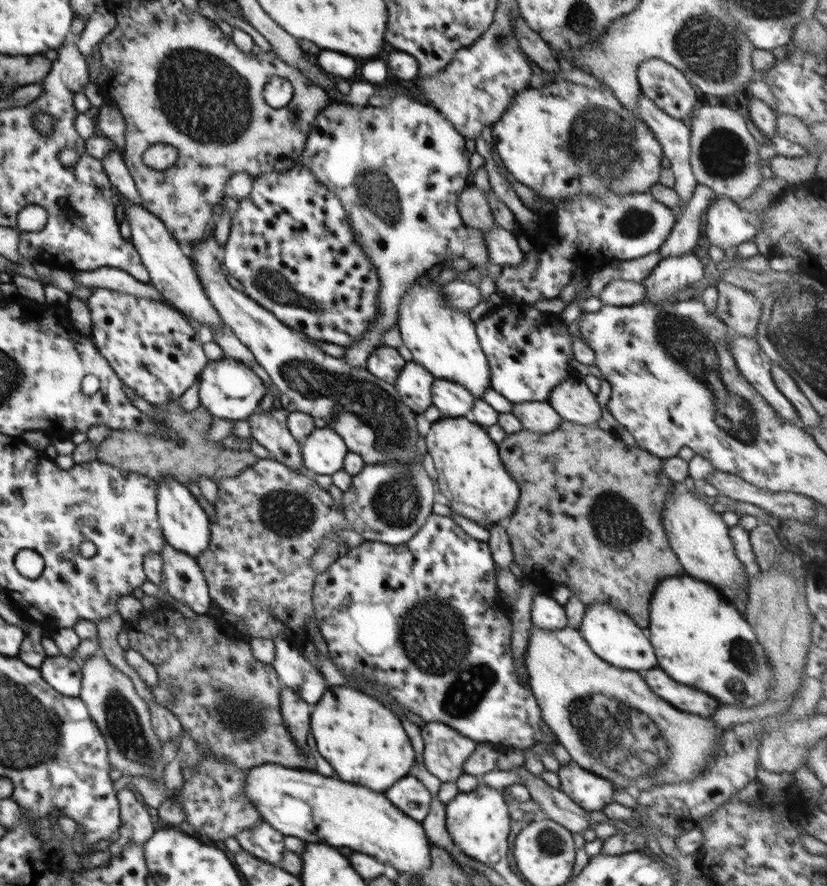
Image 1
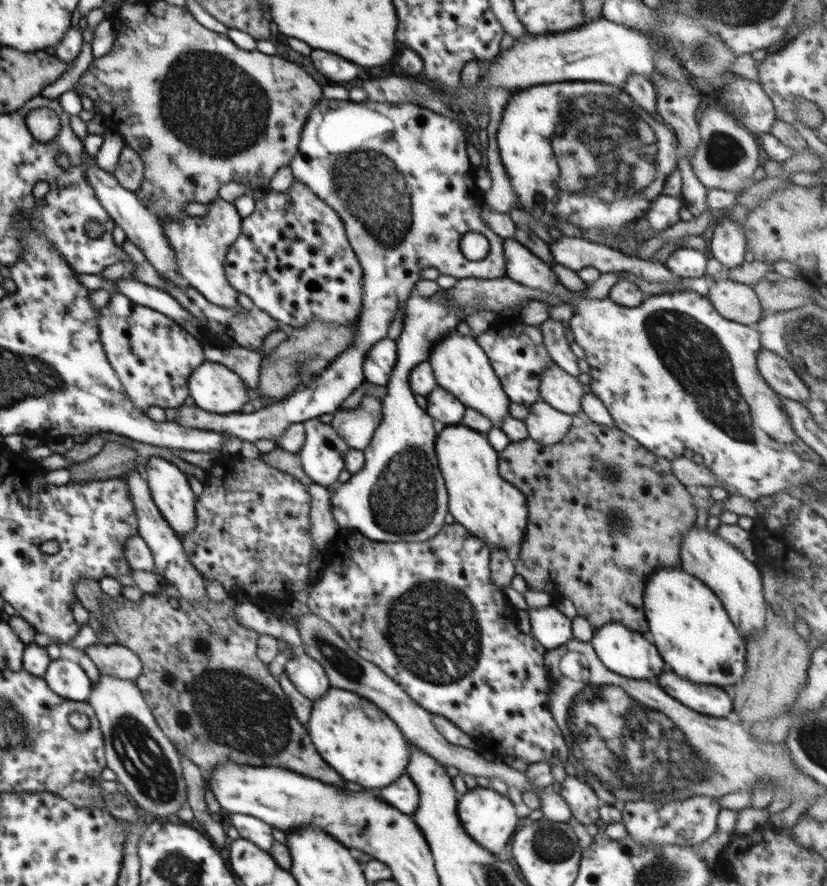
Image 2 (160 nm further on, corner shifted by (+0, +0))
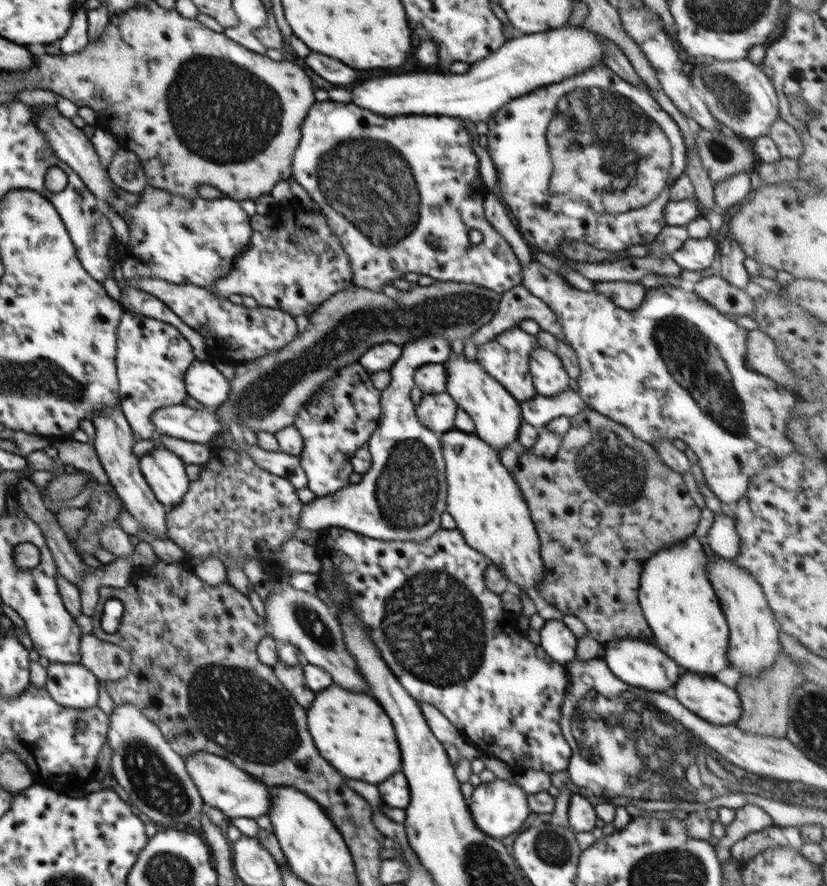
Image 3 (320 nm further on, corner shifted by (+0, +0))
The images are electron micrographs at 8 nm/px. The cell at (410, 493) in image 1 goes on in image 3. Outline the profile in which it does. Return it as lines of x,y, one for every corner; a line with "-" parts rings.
429,334
420,338
412,338
402,346
403,351
398,361
390,369
390,384
381,392
381,417
378,428
368,439
366,448
373,458
372,466
366,474
362,474
359,483
349,483
334,494
315,497
305,504
298,517
300,528
320,531
329,527
350,529
358,535
378,540
405,540
420,542
427,539
440,528
440,516
447,512
447,482
445,477
445,460
440,446
443,433
432,432
418,420
415,404
410,398
415,387
415,371
429,363
443,364
451,354
451,343
447,336

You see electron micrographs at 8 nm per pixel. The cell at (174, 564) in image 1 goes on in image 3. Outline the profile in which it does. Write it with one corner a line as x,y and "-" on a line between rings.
114,405
96,413
91,421
96,430
96,437
91,441
101,465
109,478
117,496
122,500
124,507
138,520
139,524
148,528
152,534
160,538
167,538
167,508
155,497
150,485
144,478
139,467
139,457
133,453
135,440
131,426
123,415
120,405

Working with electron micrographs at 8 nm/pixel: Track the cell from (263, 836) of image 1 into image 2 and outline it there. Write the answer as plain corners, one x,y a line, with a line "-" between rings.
231,814
230,824
240,833
240,838
256,844
264,852
272,852
274,835
272,827
258,818
245,814

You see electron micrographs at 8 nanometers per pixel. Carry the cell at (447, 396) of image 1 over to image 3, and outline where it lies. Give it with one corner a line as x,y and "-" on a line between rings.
447,392
425,394
415,405
415,413
426,428
432,432
445,433
454,427
457,407
455,400

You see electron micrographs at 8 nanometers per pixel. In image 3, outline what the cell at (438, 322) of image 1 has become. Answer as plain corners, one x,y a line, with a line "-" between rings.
463,354
448,358
446,366
447,393
455,400
458,407
462,407
472,418
475,424
474,434
491,446
498,454
516,442
522,420
521,406
497,380
488,375
480,363
470,361

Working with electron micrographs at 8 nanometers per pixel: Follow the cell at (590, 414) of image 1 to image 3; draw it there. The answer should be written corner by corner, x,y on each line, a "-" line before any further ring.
538,346
530,353
530,375
538,394
553,397
569,388
567,371
561,358

